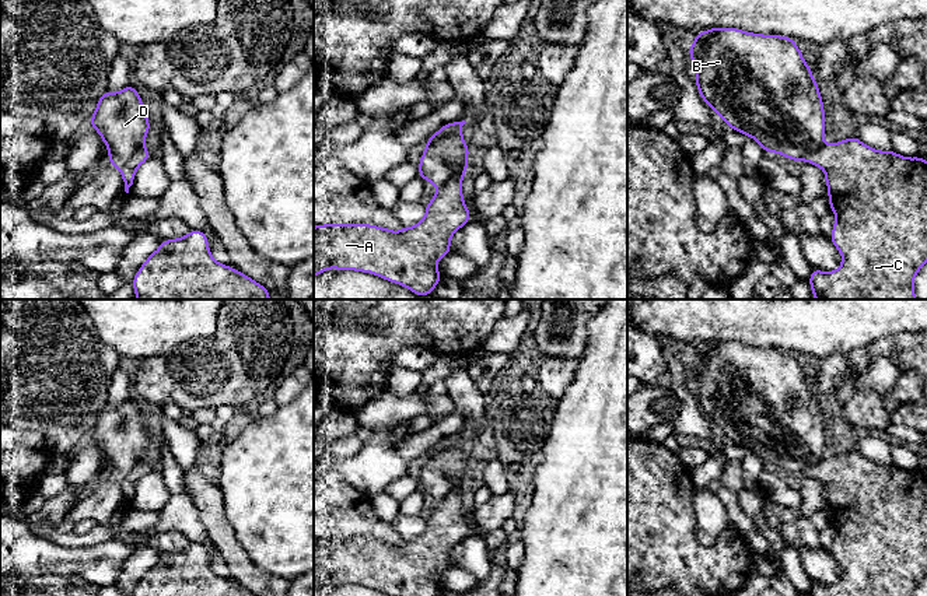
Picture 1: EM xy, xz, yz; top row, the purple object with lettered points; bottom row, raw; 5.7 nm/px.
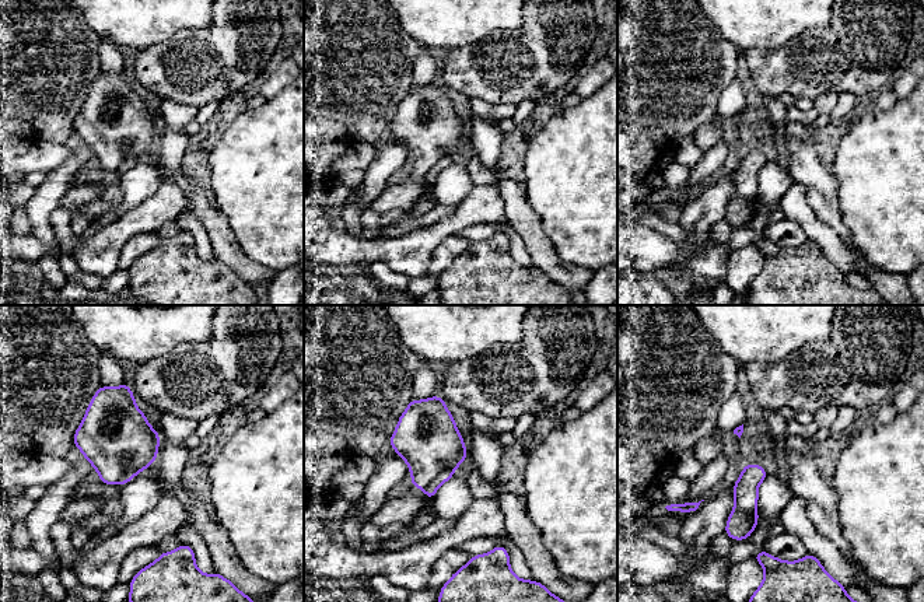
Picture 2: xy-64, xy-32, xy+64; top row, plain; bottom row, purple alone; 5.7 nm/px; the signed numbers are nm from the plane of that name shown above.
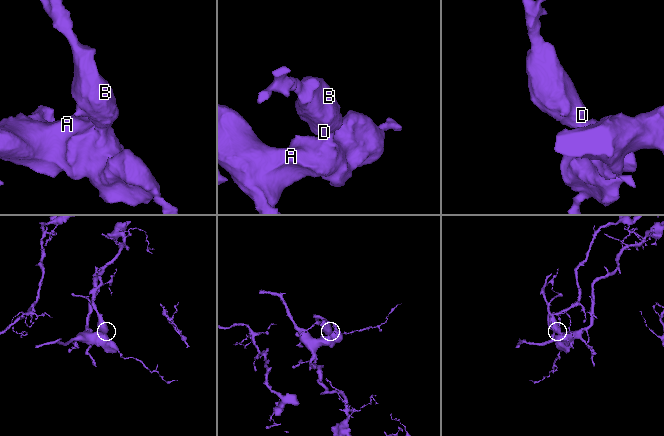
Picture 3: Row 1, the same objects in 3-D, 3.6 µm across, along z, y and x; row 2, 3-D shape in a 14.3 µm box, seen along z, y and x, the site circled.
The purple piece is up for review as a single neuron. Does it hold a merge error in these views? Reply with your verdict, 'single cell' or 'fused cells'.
fused cells

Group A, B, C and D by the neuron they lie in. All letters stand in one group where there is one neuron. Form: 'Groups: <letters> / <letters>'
Groups: A C / B D

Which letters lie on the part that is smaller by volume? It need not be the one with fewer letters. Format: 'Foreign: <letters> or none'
Foreign: B, D

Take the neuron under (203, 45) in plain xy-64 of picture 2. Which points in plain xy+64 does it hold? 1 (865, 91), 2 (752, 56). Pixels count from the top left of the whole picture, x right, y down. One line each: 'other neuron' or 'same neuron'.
1: same neuron
2: same neuron

